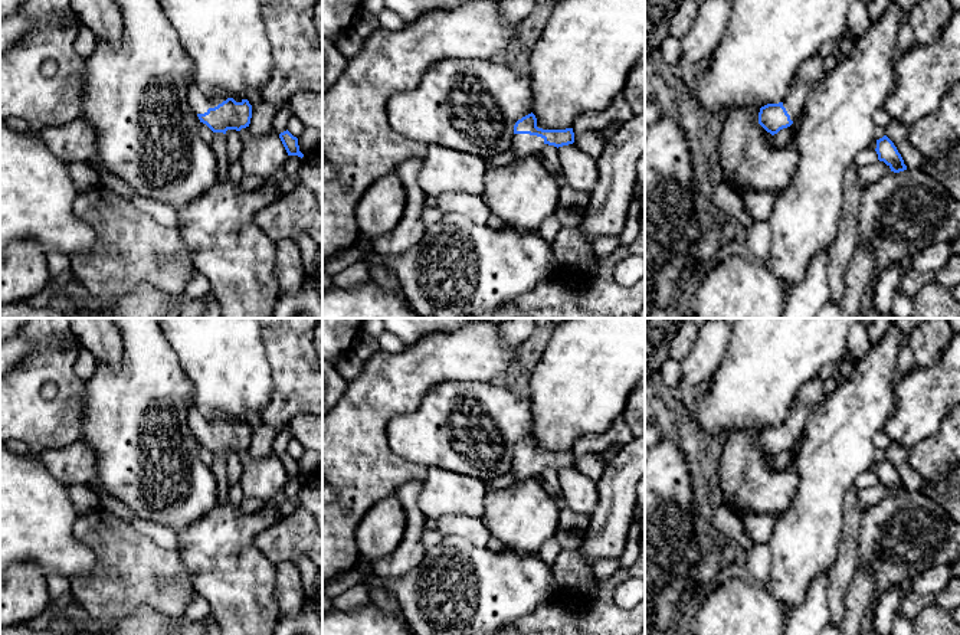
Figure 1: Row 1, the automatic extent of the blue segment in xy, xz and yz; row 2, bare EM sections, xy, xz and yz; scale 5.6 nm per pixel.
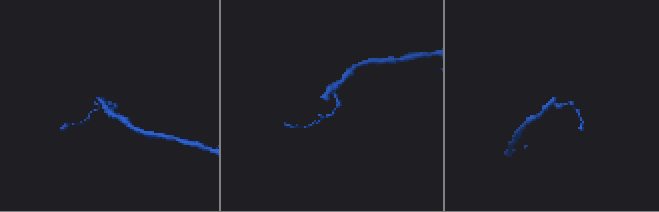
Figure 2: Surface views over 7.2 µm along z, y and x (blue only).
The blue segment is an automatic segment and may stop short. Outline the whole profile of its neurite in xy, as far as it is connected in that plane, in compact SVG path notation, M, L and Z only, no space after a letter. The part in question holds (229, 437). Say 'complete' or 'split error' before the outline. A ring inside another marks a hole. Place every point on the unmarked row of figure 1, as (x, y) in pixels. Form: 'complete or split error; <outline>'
split error; M191 405L189 426L200 445L206 446L213 455L240 454L250 446L252 428L248 422L229 420L226 416L207 419Z

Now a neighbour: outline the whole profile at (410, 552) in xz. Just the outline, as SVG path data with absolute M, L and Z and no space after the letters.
M409 479L394 491L406 514L406 531L402 543L390 556L374 560L373 573L377 577L384 580L400 579L425 557L422 536L426 531L426 517L417 505L422 484L422 479Z

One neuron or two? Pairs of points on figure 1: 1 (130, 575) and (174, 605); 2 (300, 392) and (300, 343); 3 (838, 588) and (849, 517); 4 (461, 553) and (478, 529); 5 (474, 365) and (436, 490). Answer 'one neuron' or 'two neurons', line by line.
1: one neuron
2: one neuron
3: one neuron
4: two neurons
5: two neurons

